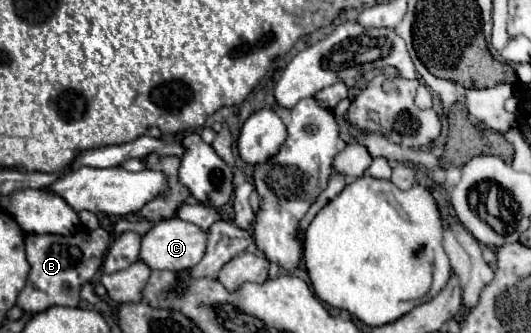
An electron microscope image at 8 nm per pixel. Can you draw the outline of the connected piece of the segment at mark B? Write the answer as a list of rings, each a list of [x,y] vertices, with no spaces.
[[[102,227],[92,231],[78,231],[74,235],[26,235],[26,259],[30,263],[30,273],[26,287],[18,293],[16,305],[20,309],[30,309],[32,313],[46,311],[52,305],[78,307],[80,287],[96,277],[102,267],[104,253],[110,243],[110,233]]]

